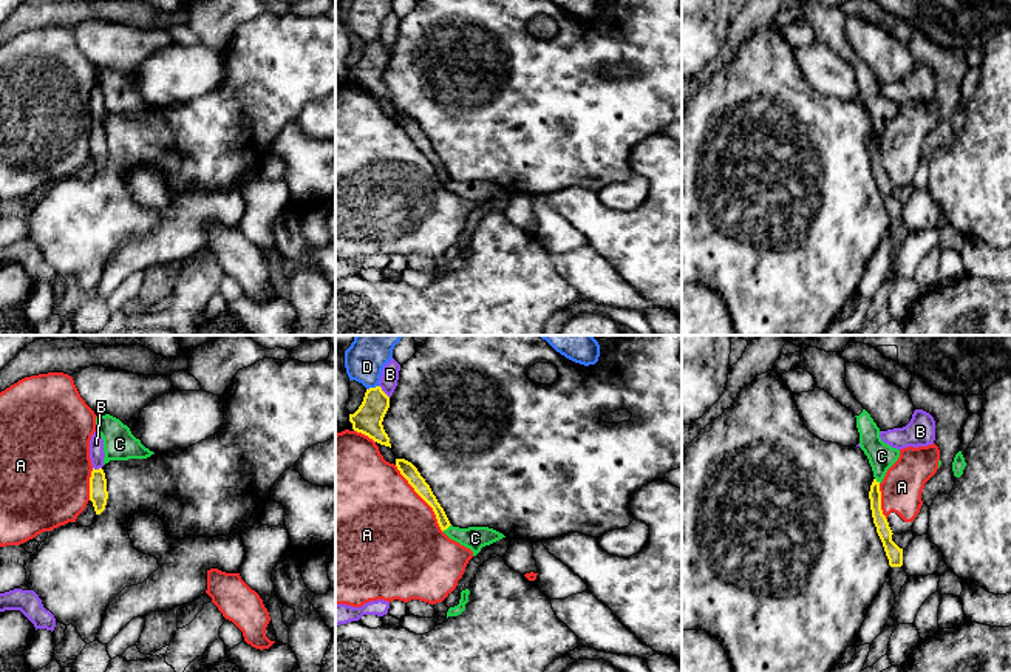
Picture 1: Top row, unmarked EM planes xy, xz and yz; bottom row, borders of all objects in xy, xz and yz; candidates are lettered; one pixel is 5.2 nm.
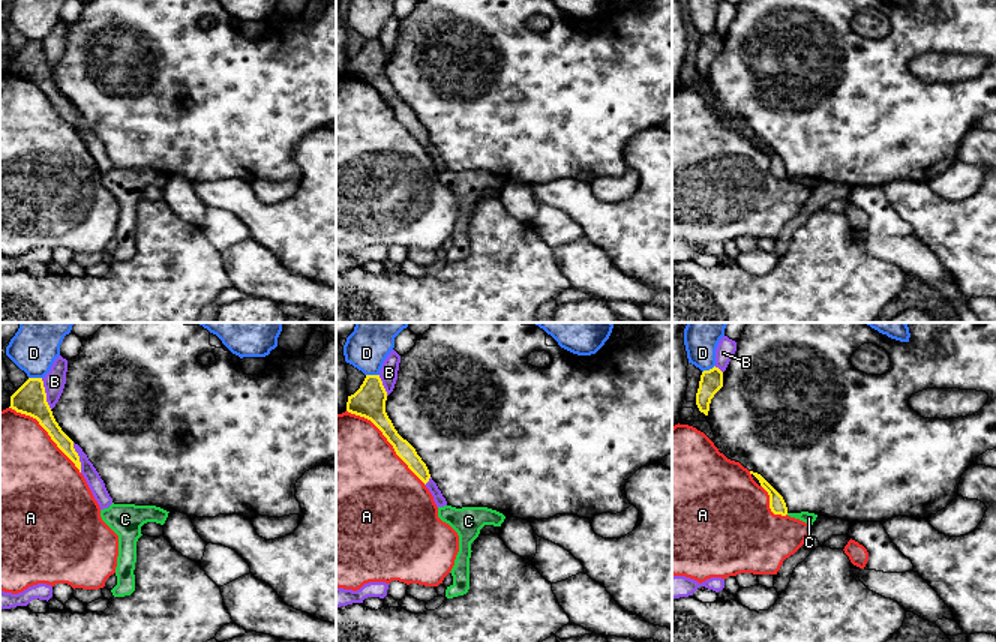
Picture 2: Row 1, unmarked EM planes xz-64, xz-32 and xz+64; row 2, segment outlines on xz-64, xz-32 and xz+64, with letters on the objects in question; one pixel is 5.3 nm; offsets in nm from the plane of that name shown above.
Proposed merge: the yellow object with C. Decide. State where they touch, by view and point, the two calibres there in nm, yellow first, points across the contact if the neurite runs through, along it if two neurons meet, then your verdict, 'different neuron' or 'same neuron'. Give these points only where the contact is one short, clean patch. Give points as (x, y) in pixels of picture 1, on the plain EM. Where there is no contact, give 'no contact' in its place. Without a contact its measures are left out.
contact xz (445, 183); calibres 80 and 120 nm; border xz (450, 178), (442, 184); different neuron

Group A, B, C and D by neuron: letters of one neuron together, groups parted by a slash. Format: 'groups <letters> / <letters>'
groups A / B / C / D

